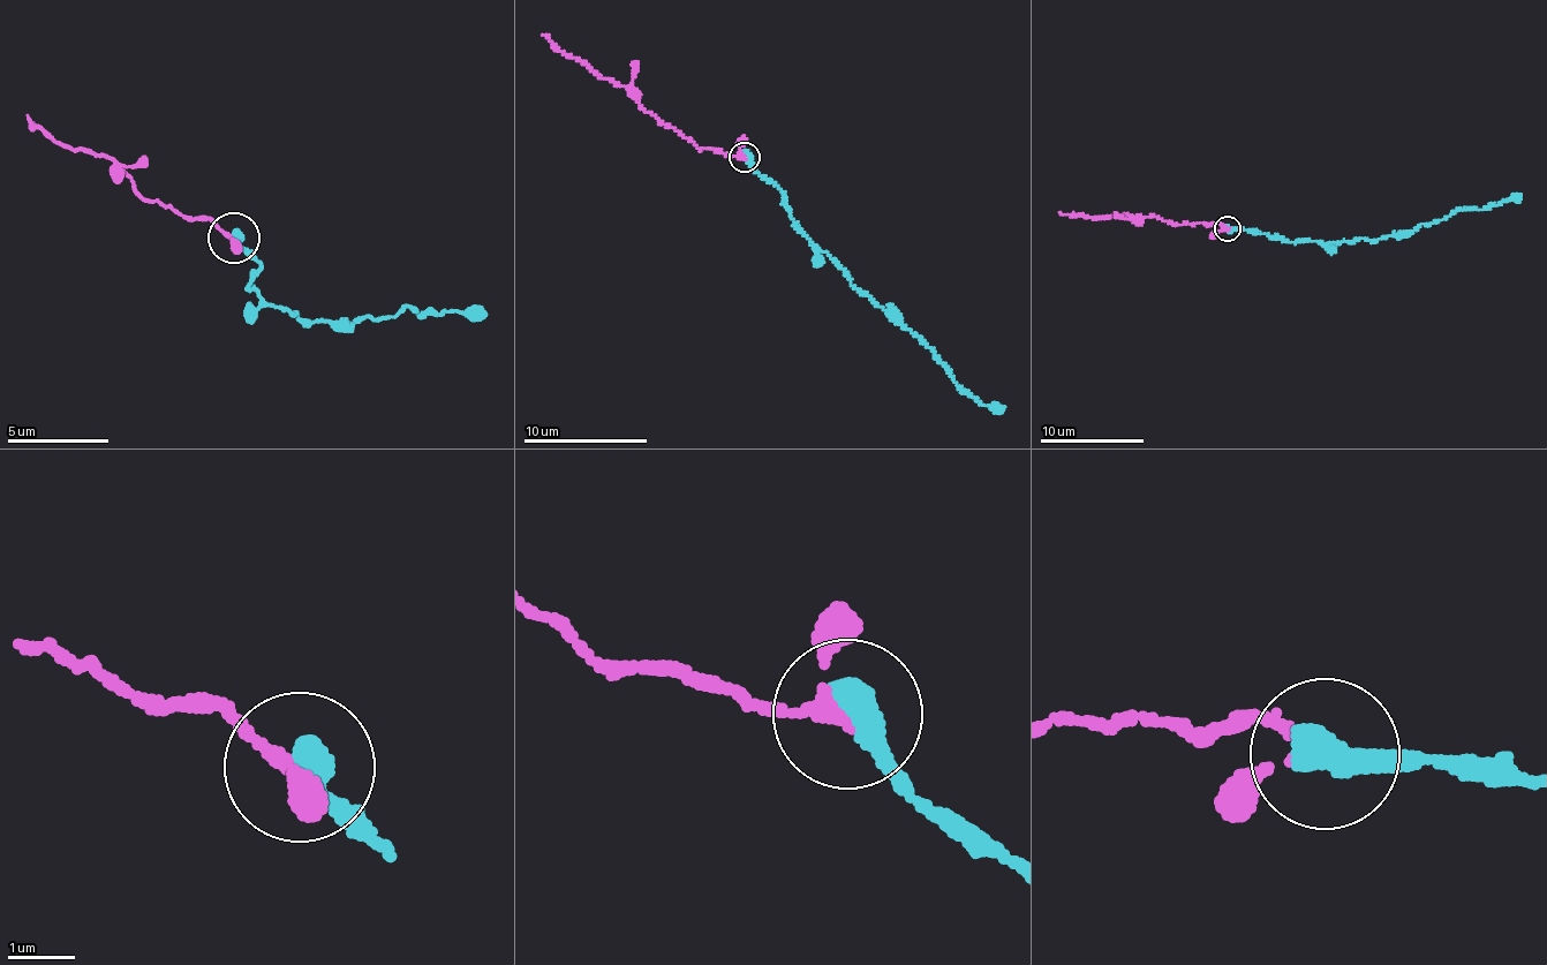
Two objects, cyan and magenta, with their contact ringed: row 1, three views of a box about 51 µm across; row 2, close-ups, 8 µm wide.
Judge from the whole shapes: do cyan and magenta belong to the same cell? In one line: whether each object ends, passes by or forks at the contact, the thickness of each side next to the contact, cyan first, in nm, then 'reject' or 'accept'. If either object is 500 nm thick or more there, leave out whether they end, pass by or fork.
550 nm thick on the cyan side, 170 nm on the other; accept

